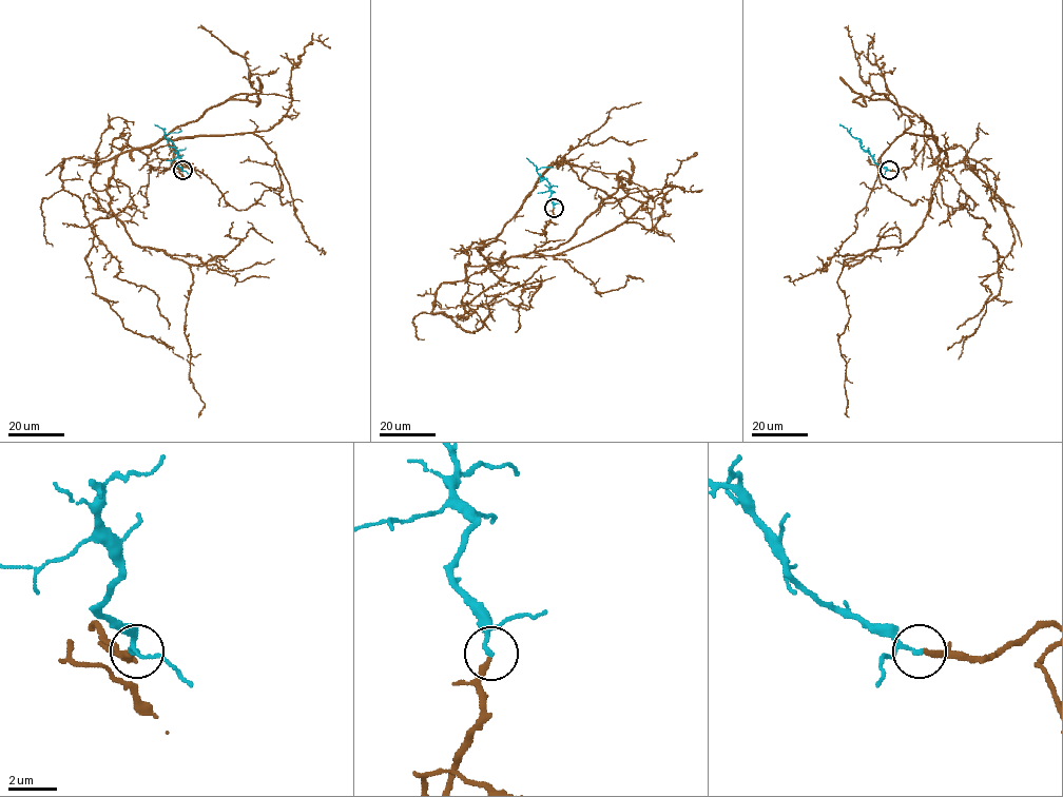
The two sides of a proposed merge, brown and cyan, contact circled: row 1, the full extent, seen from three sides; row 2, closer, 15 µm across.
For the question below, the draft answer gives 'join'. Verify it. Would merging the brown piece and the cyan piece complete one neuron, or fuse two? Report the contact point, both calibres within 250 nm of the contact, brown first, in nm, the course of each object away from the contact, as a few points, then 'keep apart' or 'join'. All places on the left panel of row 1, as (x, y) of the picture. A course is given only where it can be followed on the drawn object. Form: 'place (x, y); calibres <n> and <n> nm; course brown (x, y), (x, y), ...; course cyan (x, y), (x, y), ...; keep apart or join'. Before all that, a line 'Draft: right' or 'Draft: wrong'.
Draft: right
place (182, 170); calibres 240 and 140 nm; course brown (182, 170), (161, 139), (118, 156), (107, 194), (134, 244), (190, 267), (198, 418); course cyan (182, 170), (177, 164), (178, 151), (165, 137), (165, 131), (154, 124); join

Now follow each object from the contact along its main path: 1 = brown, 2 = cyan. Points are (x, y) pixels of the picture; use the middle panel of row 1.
1: (554, 208), (541, 246), (497, 263), (480, 252), (564, 155), (558, 168), (558, 157), (571, 167)
2: (554, 207), (549, 196), (549, 183), (541, 178), (536, 166), (526, 157)

